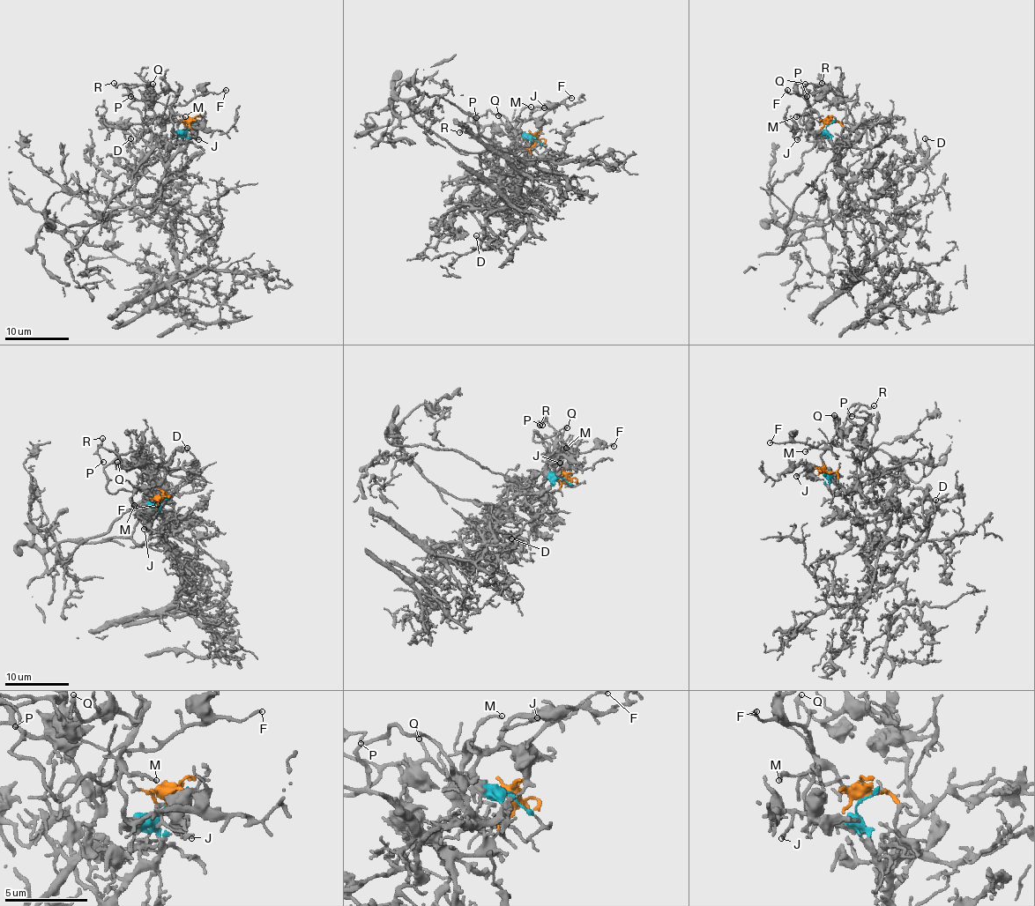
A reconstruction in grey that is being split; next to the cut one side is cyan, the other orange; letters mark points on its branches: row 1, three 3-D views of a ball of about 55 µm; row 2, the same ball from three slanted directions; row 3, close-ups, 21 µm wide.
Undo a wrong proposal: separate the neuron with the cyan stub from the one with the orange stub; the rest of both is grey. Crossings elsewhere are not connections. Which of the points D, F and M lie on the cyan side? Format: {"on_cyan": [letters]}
{"on_cyan": ["F", "M"]}

